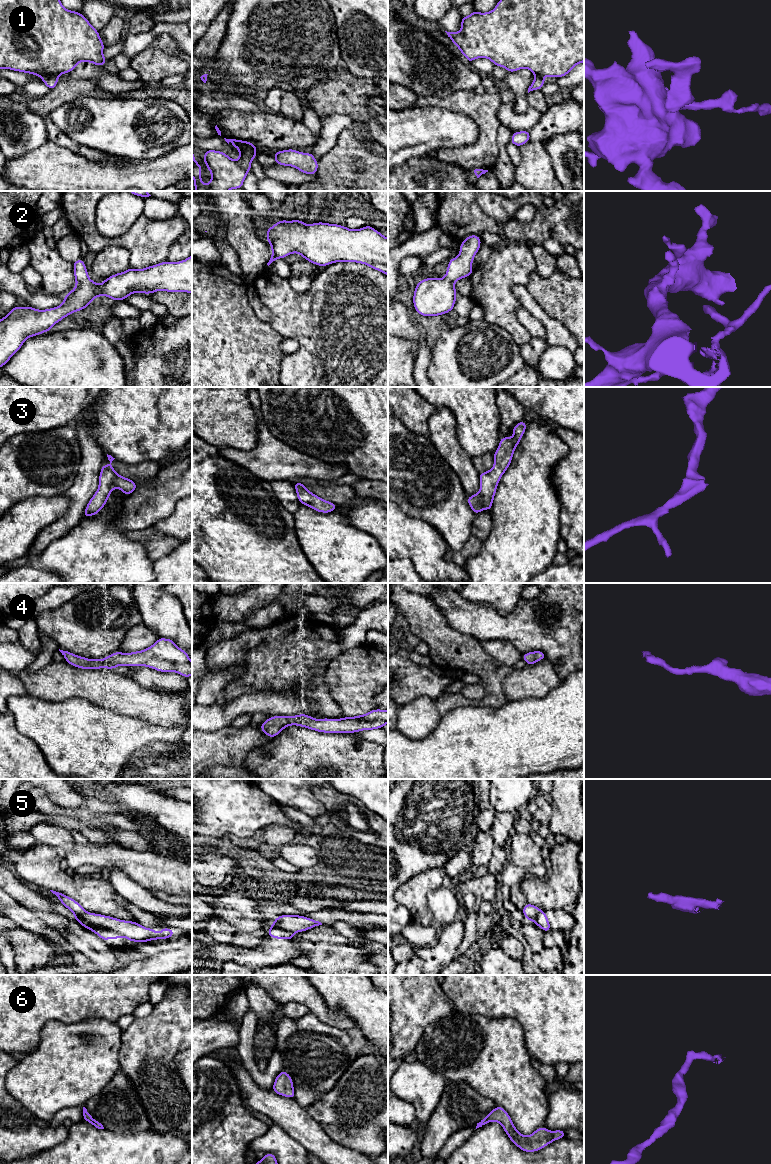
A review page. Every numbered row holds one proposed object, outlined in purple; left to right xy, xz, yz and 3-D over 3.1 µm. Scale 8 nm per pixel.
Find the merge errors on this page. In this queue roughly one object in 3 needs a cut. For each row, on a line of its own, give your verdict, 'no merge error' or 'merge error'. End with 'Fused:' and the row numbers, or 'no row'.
1: merge error
2: no merge error
3: no merge error
4: no merge error
5: merge error
6: no merge error
Fused: 1, 5

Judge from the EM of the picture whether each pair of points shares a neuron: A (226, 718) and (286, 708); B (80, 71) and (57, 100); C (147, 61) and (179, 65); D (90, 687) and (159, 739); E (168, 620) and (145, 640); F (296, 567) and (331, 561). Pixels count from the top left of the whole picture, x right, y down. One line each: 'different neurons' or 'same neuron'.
A: same neuron
B: different neurons
C: same neuron
D: different neurons
E: different neurons
F: different neurons

